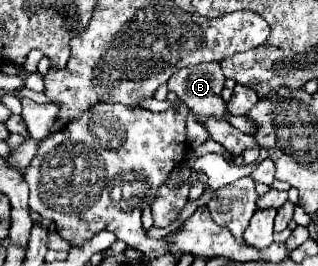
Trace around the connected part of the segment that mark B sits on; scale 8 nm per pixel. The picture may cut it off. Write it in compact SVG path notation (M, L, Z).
M201 63L197 67L185 67L167 81L173 91L195 115L197 123L205 123L209 117L225 119L227 103L221 99L225 75L219 63Z

